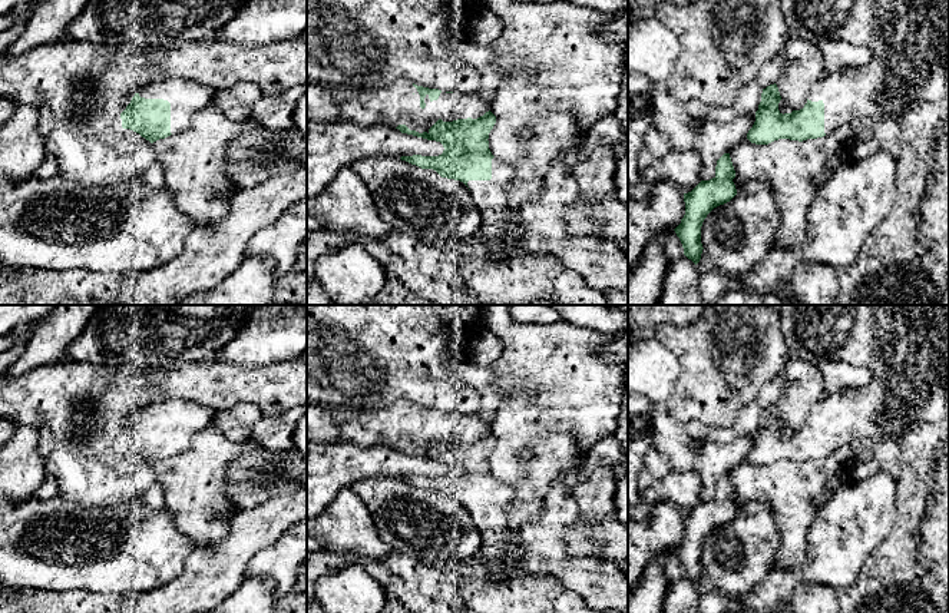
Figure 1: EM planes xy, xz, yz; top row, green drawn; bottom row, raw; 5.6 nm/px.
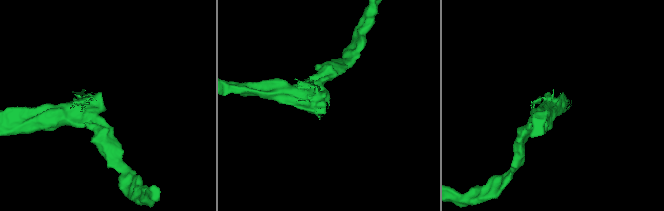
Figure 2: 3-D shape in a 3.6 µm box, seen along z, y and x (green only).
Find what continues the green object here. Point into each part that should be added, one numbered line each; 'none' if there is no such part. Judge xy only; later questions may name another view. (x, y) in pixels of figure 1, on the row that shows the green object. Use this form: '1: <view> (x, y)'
1: xy (187, 98)

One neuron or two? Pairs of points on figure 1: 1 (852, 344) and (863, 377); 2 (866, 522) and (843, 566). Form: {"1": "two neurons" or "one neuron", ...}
{"1": "two neurons", "2": "one neuron"}

